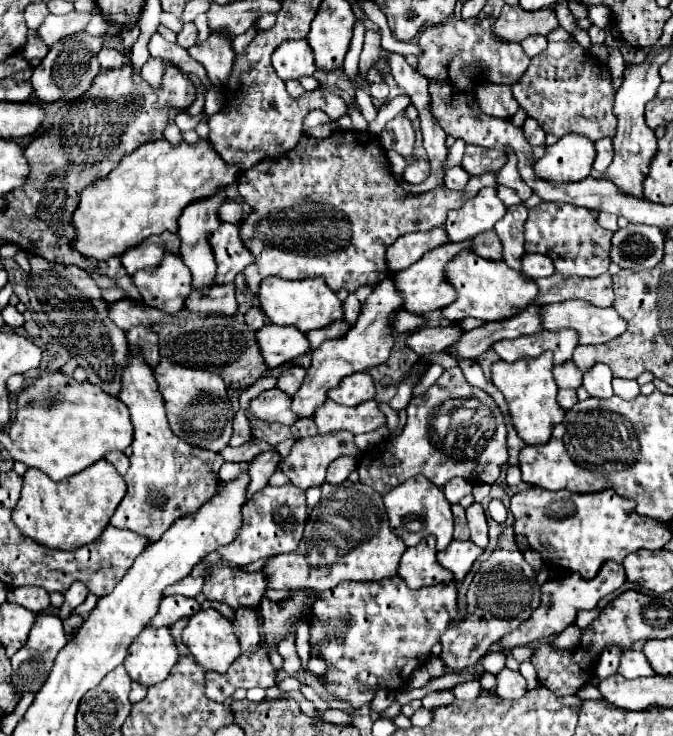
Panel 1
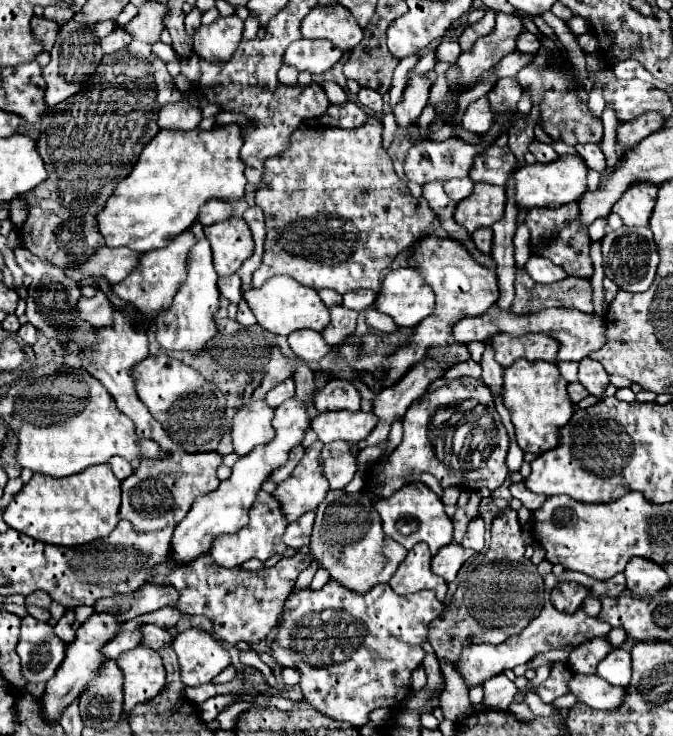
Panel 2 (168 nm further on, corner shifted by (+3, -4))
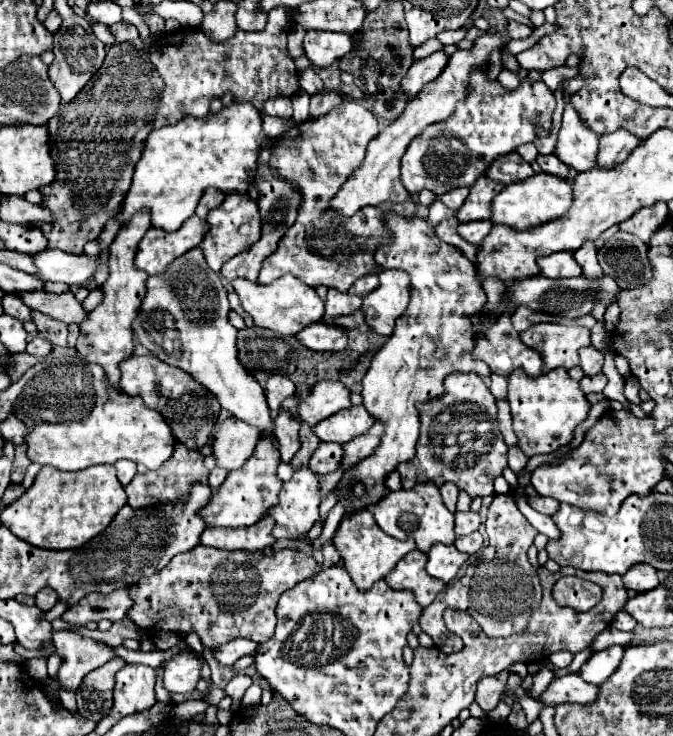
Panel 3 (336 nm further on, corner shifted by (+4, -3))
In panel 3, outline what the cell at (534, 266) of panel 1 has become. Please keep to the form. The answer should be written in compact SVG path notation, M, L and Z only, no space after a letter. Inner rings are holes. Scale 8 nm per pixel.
M556 252L544 258L538 258L540 274L546 278L572 278L580 276L582 268L574 260L574 252Z

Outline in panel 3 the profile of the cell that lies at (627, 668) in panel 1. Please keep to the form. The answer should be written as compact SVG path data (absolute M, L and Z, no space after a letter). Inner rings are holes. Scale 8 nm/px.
M610 646L606 650L594 652L586 660L586 664L578 670L580 672L580 678L584 678L586 682L596 684L596 686L602 684L618 668L618 664L622 660L622 654L624 654L624 648L622 646Z

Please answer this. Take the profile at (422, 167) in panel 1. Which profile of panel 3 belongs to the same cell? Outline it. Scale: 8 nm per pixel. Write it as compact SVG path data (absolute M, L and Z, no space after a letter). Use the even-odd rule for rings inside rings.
M480 66L480 70L472 70L472 78L468 80L468 98L456 104L452 118L444 122L454 122L454 134L446 132L446 124L432 124L428 130L418 134L406 154L402 156L400 180L410 194L418 194L420 190L432 190L442 196L450 190L466 186L470 188L476 178L486 174L488 166L504 154L516 152L520 144L534 142L538 138L536 128L544 128L548 134L552 130L552 110L556 106L552 90L542 80L524 78L516 88L500 86L498 80L488 78L488 66Z

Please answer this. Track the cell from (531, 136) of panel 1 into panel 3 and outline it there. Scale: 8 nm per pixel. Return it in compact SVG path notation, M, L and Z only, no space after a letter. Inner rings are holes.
M550 154L550 156L538 156L536 158L536 162L540 164L540 168L542 168L542 172L546 172L546 174L552 174L552 176L558 176L558 178L570 178L570 170L568 170L568 166L564 164L564 162L560 162L554 154Z

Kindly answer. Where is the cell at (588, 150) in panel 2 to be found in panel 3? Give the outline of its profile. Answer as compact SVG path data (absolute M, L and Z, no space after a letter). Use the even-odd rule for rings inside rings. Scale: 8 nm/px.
M568 102L564 108L562 128L558 132L558 144L554 154L574 172L586 172L596 166L596 152L598 136L588 130L588 126L580 120L576 110Z

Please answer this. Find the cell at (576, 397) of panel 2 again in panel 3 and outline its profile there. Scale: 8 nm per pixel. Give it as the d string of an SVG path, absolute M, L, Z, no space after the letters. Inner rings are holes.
M600 372L600 374L592 376L592 378L584 376L584 378L580 380L580 388L584 390L584 394L588 394L588 392L602 392L604 386L606 386L606 382L608 382L606 376Z

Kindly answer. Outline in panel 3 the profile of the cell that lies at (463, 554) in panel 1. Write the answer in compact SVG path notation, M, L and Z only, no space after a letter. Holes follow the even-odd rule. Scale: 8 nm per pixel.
M436 544L428 552L428 562L426 562L426 572L432 578L438 578L442 582L450 582L456 578L460 566L468 560L468 554L462 554L456 550L456 546L444 546Z

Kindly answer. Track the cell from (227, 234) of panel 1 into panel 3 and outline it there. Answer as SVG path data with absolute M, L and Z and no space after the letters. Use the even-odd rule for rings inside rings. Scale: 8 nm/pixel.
M226 194L224 202L216 210L210 210L206 220L212 224L212 228L210 228L208 236L204 238L204 242L200 244L200 248L204 252L208 266L214 272L220 272L224 262L228 262L230 258L234 258L240 252L248 250L250 244L260 240L260 226L262 224L260 224L258 204L256 204L254 198L250 200L248 194Z

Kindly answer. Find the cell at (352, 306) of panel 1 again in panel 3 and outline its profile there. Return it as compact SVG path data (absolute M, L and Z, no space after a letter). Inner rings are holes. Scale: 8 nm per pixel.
M368 274L360 280L356 280L352 284L352 288L348 290L348 294L358 294L358 296L366 296L368 292L372 292L378 286L378 274Z

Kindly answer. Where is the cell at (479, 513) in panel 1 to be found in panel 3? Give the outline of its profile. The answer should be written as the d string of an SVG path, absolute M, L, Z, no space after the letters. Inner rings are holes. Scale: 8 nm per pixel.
M472 532L472 534L468 534L468 536L460 536L460 538L456 538L454 546L456 546L460 552L476 554L476 552L482 548L482 536L480 536L480 532Z

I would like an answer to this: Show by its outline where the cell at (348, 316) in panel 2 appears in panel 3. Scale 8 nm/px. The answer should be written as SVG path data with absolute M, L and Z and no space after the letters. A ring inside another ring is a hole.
M334 288L328 290L328 298L326 298L326 314L324 314L324 322L326 324L334 324L334 318L340 314L352 314L354 310L358 310L362 306L362 298L360 296L352 296L352 294L344 294L338 292Z

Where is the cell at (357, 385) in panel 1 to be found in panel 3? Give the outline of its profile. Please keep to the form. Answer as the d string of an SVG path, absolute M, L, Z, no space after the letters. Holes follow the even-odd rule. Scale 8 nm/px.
M322 380L310 390L308 398L298 404L298 416L308 426L316 426L320 420L350 406L350 392L344 384Z

